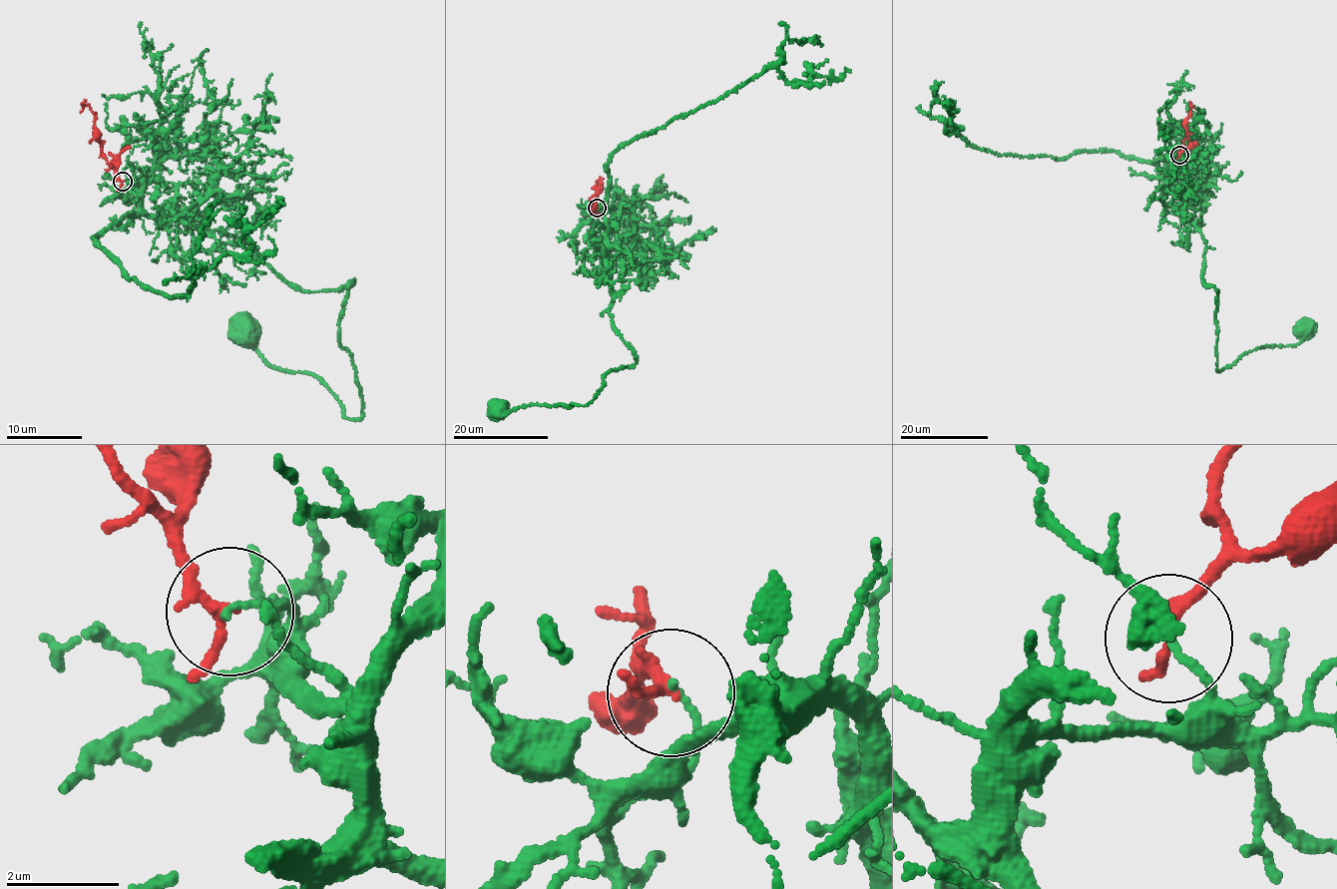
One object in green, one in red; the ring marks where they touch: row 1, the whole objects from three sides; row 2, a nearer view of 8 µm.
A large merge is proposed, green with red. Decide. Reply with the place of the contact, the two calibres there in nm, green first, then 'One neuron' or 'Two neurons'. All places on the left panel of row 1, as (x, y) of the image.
Place: (123, 182). Thickness 110 nm (green) against 180 nm. Two neurons

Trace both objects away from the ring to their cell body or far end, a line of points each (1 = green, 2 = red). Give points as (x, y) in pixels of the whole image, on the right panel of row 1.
1: (1178, 155), (1166, 170), (1181, 218), (1200, 228), (1201, 277), (1217, 292), (1217, 369), (1295, 344), (1301, 330)
2: (1178, 155), (1186, 136), (1185, 122), (1190, 109)

